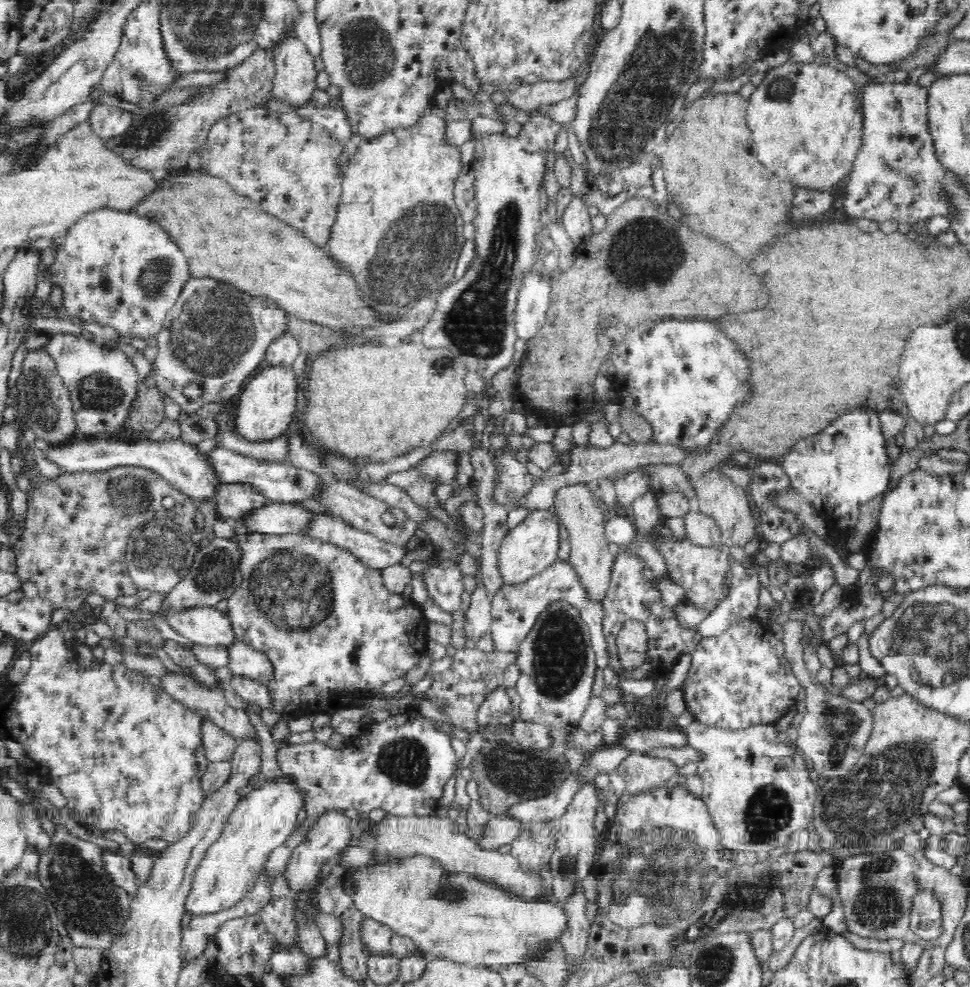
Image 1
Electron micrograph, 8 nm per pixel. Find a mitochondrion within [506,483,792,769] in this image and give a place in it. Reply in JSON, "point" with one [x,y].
{"point":[560,649]}

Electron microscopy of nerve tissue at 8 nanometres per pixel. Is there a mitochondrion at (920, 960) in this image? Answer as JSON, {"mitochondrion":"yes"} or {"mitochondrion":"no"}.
{"mitochondrion":"no"}

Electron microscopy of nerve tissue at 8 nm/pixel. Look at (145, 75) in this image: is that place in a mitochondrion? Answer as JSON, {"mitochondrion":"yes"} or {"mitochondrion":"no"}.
{"mitochondrion":"yes"}

